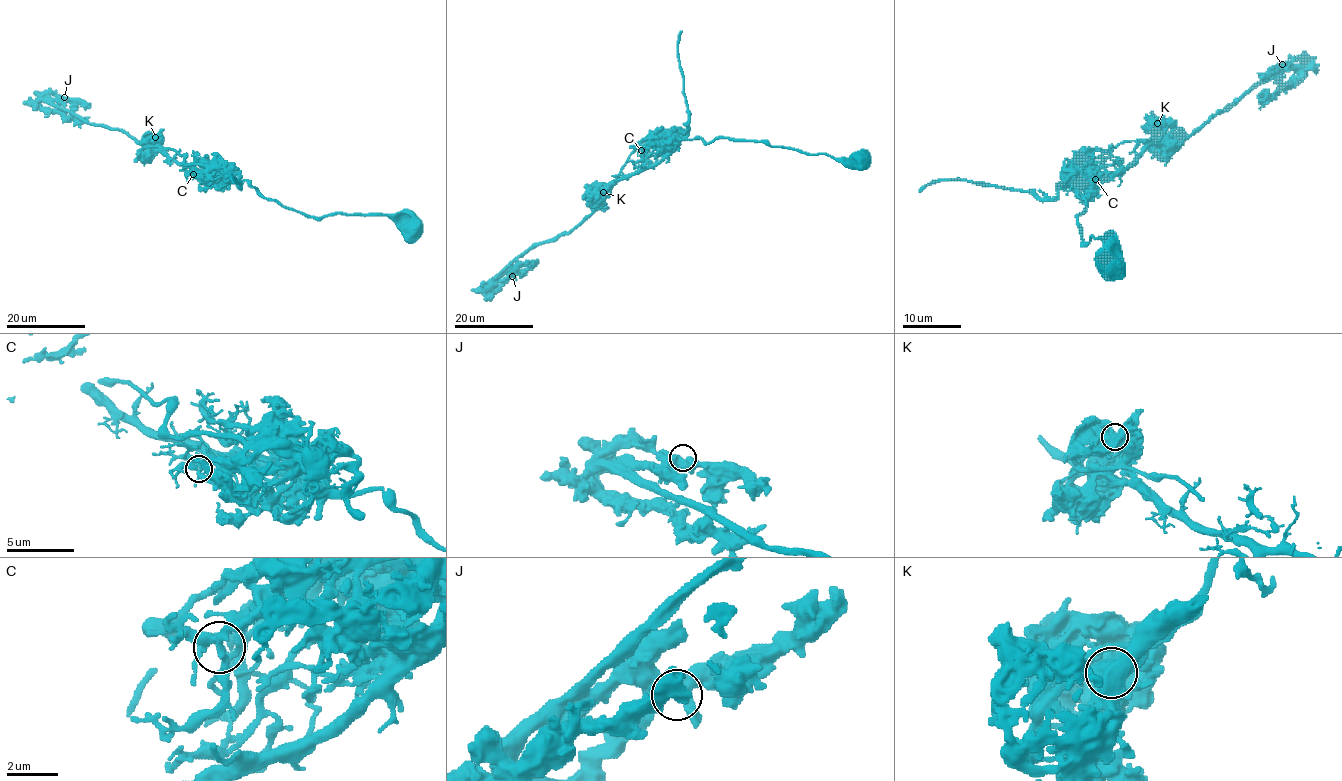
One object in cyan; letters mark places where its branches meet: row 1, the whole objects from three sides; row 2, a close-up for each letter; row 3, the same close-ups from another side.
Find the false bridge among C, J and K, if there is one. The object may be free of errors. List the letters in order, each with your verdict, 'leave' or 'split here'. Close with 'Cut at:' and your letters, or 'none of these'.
C: leave
J: leave
K: split here
Cut at: K

